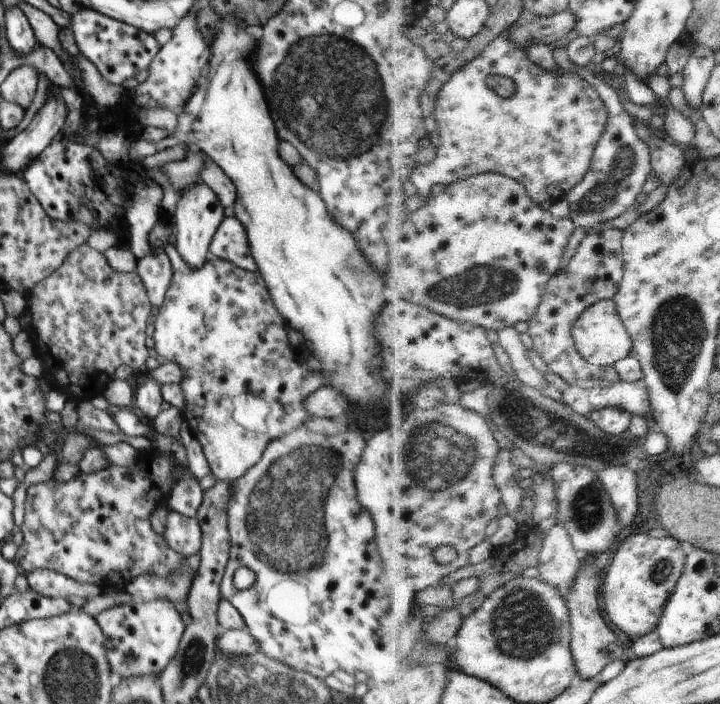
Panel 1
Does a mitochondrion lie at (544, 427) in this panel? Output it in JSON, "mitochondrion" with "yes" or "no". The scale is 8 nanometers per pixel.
{"mitochondrion":"yes"}

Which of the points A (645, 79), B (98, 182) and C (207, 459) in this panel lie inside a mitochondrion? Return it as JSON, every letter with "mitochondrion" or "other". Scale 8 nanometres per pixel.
{"A":"other","B":"other","C":"other"}

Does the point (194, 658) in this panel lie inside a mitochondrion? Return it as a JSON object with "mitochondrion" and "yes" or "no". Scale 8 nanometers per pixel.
{"mitochondrion":"yes"}

